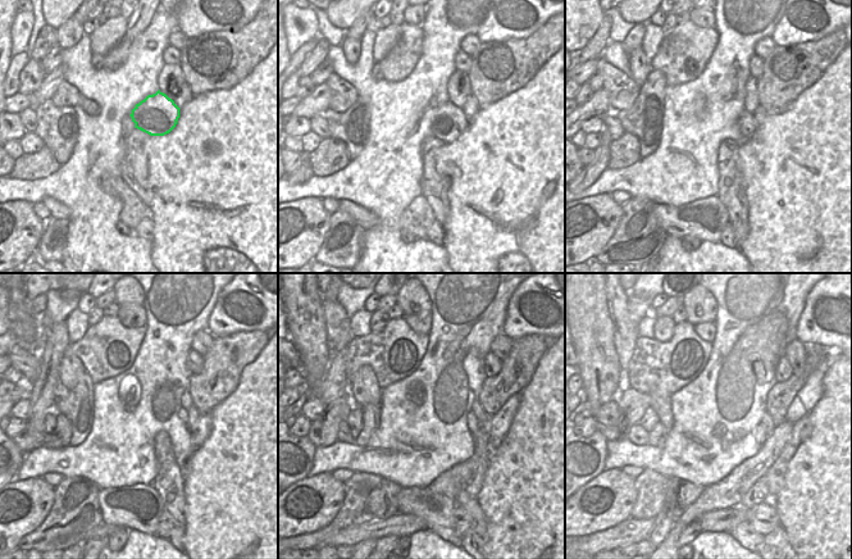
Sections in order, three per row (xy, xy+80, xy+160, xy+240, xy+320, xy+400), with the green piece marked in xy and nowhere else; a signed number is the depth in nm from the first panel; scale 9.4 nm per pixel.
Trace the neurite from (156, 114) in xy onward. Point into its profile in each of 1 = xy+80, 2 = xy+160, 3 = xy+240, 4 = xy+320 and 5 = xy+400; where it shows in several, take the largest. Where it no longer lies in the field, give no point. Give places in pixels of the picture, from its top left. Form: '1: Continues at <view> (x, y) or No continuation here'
1: Continues at xy+80 (449, 122)
2: Continues at xy+160 (746, 123)
3: Continues at xy+240 (182, 413)
4: Continues at xy+320 (472, 421)
5: Continues at xy+400 (760, 436)

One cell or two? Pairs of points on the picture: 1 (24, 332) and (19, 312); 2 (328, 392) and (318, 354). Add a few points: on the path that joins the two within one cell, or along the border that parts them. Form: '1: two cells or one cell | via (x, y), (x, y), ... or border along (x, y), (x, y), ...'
1: one cell | via (24, 327), (21, 317)
2: two cells | border along (332, 355), (319, 396)

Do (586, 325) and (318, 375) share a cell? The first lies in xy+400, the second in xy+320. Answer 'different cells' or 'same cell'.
same cell

